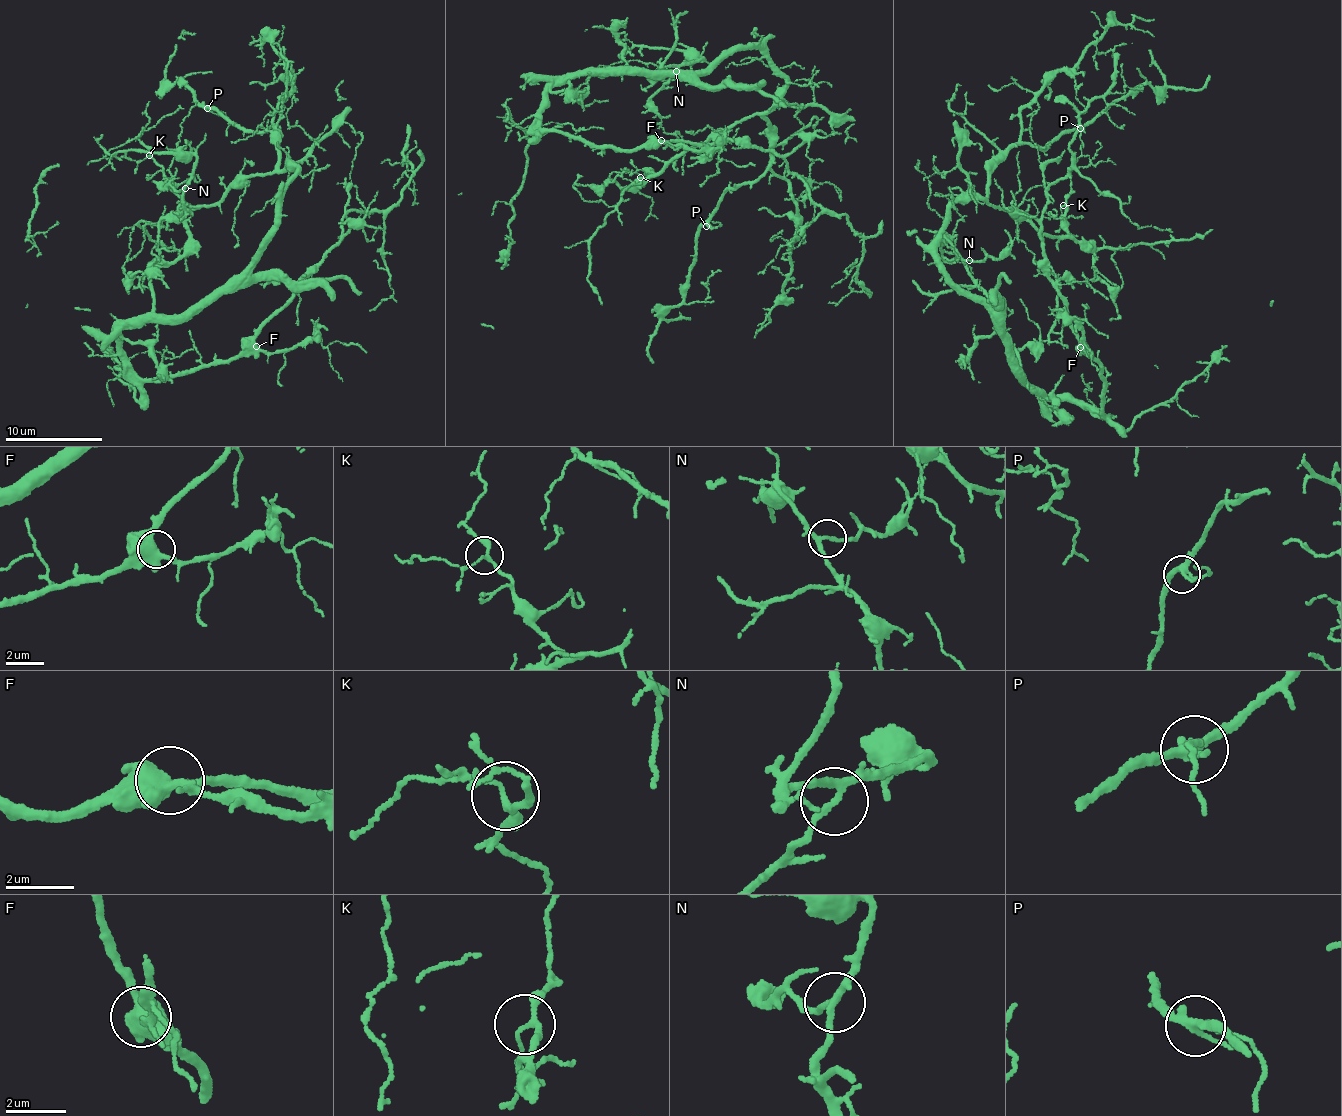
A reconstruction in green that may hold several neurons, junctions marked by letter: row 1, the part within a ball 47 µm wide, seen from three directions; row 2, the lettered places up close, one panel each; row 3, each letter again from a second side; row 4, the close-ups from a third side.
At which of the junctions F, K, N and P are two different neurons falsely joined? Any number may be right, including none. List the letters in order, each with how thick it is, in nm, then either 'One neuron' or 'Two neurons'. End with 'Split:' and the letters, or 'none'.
F: Thickness 460 nm. One neuron
K: Thickness 140 nm. One neuron
N: Thickness 180 nm. One neuron
P: Thickness 240 nm. One neuron
Split: none

